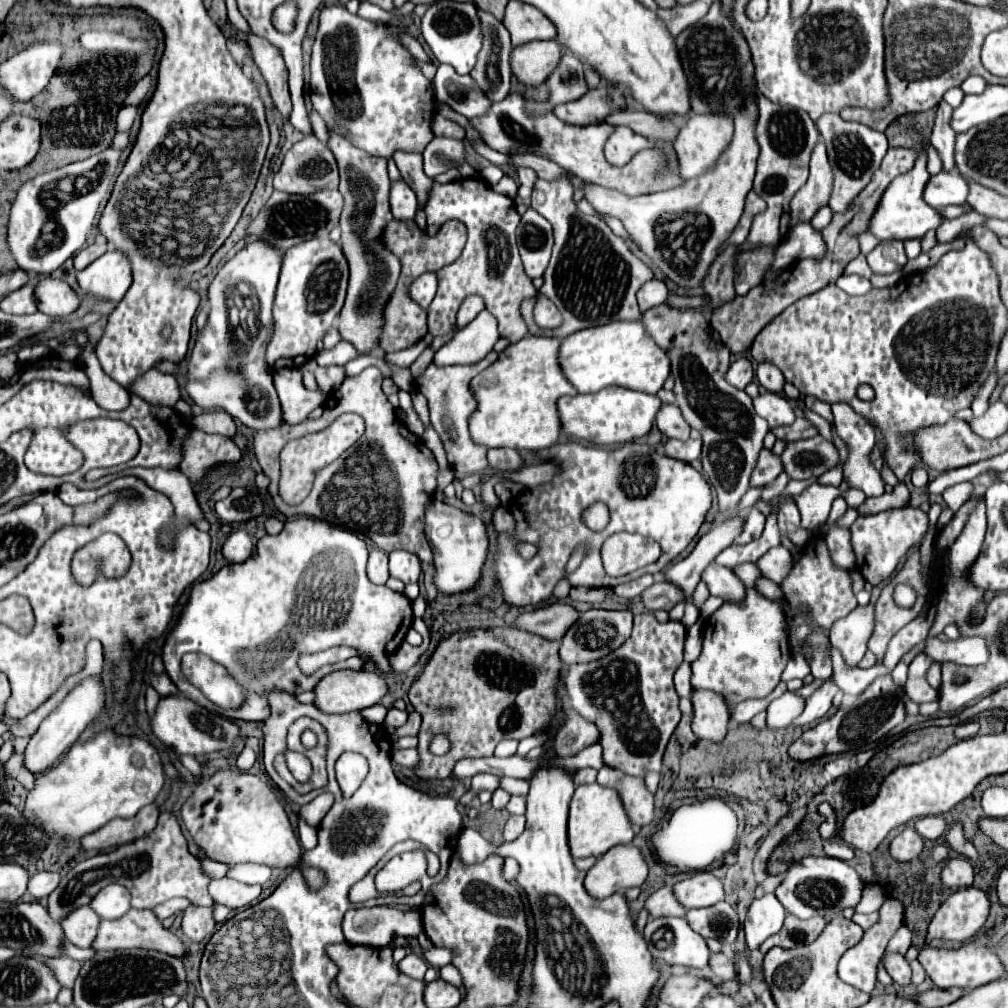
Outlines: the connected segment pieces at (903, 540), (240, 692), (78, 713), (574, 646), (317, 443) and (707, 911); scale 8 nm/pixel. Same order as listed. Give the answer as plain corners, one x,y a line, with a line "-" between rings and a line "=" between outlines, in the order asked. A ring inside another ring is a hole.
889,508
873,516
859,516
851,524
851,546
855,552
857,570
867,582
877,586
895,572
901,558
907,554
911,546
923,540
925,532
927,514
921,512
919,508
=
185,654
181,670
195,688
221,708
236,708
247,696
247,691
229,678
221,664
203,654
=
89,678
83,680
81,686
77,686
63,702
61,706
57,706
57,710
53,710
49,714
49,718
43,720
43,724
39,726
39,730
33,734
33,738
29,740
25,752
23,752
23,766
31,772
31,774
39,774
47,768
51,768
59,756
63,752
67,752
77,738
81,736
81,732
89,726
89,722
99,714
99,710
105,706
105,696
107,690
101,686
101,682
97,678
=
591,608
587,612
581,612
581,618
563,636
559,656
567,666
573,662
591,662
591,660
603,658
605,654
617,650
629,638
631,628
633,628
631,610
597,610
597,608
=
343,414
341,418
337,418
329,428
315,432
315,434
307,434
303,438
297,440
289,440
283,450
281,450
281,480
279,480
279,496
283,498
285,504
299,504
311,490
313,484
313,470
319,470
321,466
331,464
333,460
337,460
349,446
353,446
353,442
357,442
365,432
365,422
359,414
=
717,902
709,908
689,910
685,914
685,920
703,938
715,938
723,944
731,944
737,938
739,918
735,908
727,902

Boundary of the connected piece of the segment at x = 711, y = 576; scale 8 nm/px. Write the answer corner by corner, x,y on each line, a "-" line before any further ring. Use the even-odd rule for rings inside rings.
711,562
703,572
703,580
709,584
709,592
725,602
737,602
745,598
745,584
737,578
737,574
733,574
731,568

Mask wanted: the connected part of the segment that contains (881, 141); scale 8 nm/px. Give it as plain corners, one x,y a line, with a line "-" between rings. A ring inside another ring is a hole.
837,112
821,114
817,120
817,128
819,128
821,140
825,142
829,164
835,176
829,206
833,212
845,212
849,204
859,196
859,192
869,184
873,172
879,168
883,156
887,154
887,138
883,132
873,130
861,122
843,120

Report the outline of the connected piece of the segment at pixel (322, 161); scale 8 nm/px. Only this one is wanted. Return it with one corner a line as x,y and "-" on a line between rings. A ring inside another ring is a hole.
305,136
301,142
293,144
293,148
285,154
285,160
275,174
275,190
287,192
287,194
313,194
317,190
325,188
337,188
339,186
339,172
337,172
337,162
333,160
331,150
319,142
315,136

